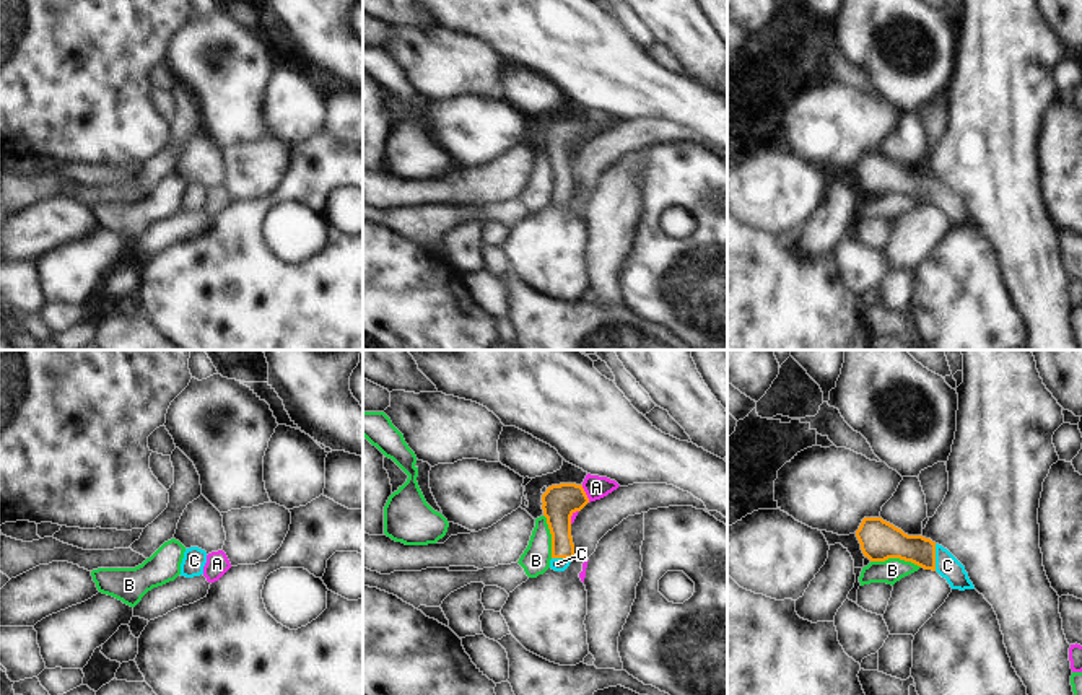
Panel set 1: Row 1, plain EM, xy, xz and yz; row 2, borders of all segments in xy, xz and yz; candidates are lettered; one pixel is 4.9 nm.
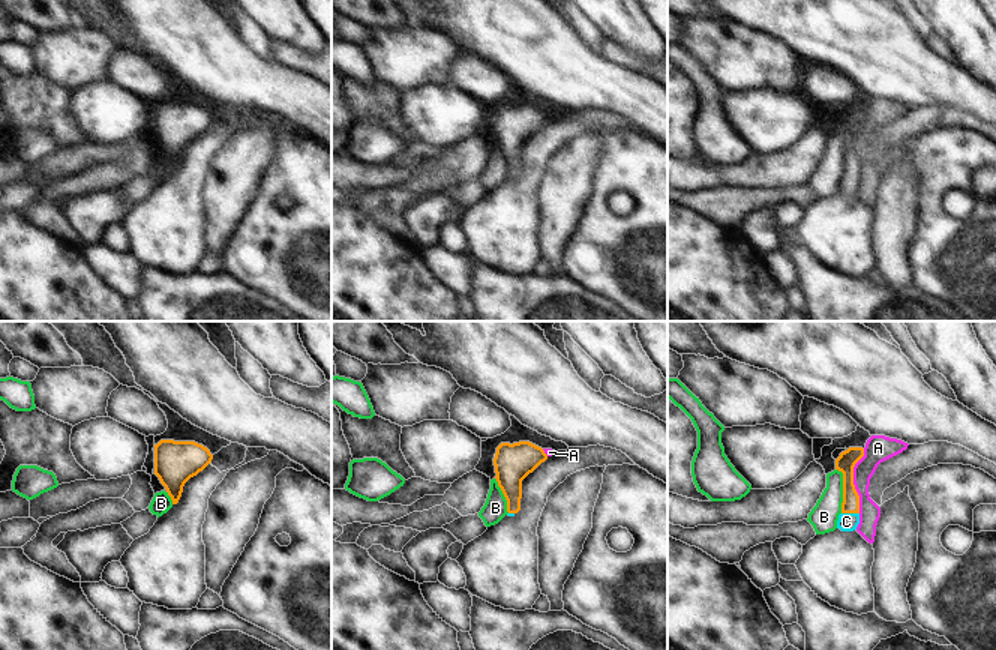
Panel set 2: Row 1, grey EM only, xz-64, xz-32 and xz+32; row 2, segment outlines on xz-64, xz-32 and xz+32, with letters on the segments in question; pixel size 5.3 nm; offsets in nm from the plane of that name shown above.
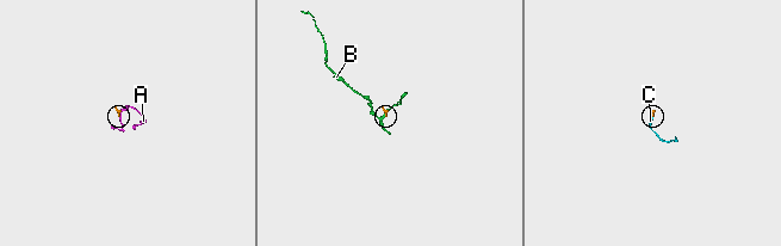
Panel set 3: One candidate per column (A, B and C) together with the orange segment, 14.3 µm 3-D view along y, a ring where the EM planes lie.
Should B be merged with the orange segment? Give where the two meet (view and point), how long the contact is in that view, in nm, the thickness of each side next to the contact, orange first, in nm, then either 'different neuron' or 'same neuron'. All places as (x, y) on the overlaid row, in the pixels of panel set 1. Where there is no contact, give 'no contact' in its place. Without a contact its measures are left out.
contact yz (897, 557); length 260 nm; calibres 190 and 120 nm; different neuron

